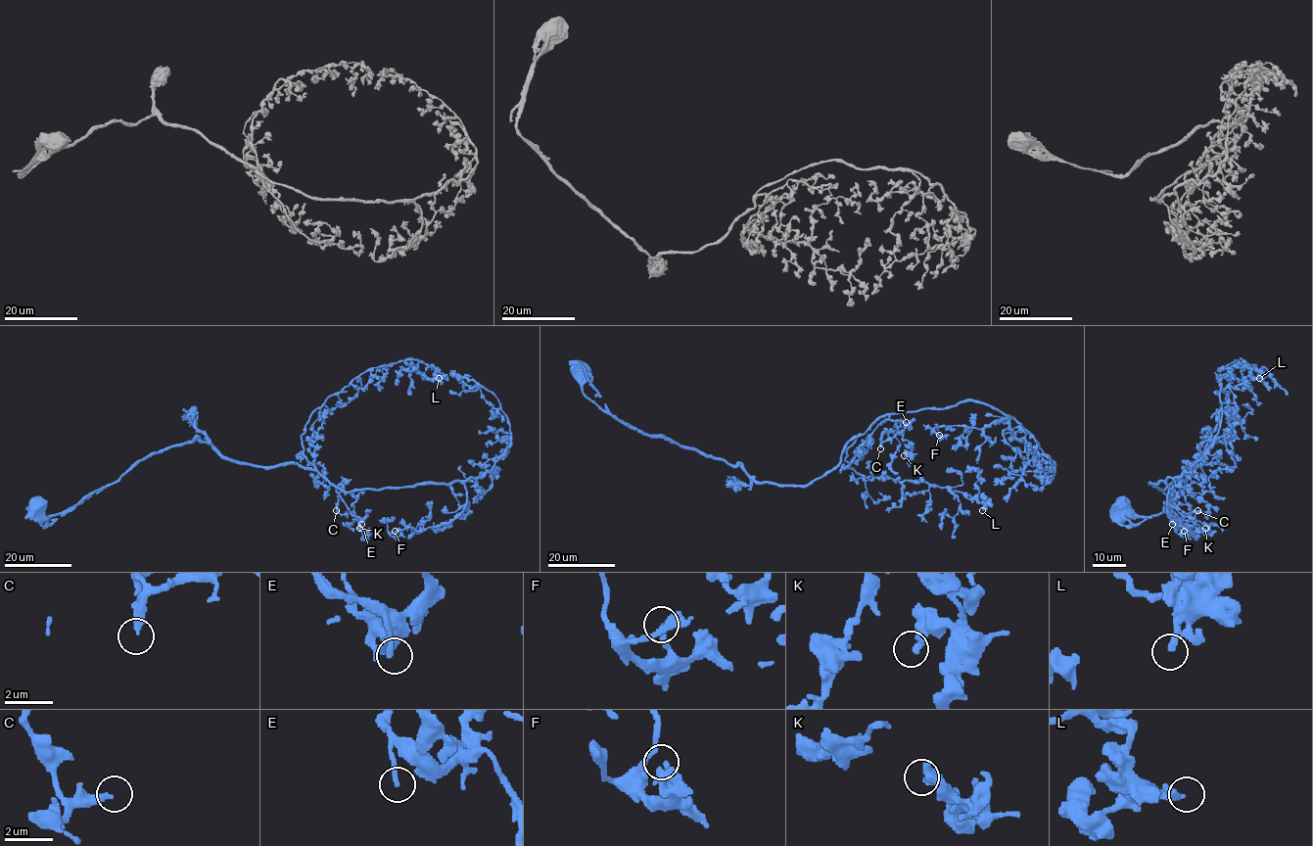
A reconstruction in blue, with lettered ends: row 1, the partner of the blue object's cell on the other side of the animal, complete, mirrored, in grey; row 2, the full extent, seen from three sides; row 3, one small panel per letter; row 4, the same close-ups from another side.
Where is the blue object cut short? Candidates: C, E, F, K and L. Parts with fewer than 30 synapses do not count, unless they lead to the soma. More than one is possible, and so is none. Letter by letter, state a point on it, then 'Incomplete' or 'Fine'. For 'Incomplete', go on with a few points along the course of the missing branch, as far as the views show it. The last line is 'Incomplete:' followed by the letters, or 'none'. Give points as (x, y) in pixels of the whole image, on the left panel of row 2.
C: Place: (336, 510). Incomplete. Course of what is missing: (336, 510), (321, 504), (316, 489), (308, 481), (306, 463), (312, 457)
E: Place: (361, 524). Incomplete. Course of what is missing: (361, 524), (377, 537)
F: Place: (395, 531). Fine
K: Place: (359, 528). Fine
L: Place: (439, 378). Fine
Incomplete: C, E

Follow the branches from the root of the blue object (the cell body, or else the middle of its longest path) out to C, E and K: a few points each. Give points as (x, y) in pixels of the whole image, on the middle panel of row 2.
C: (582, 374), (583, 393), (632, 428), (739, 463), (759, 482), (809, 484), (881, 417), (903, 421), (880, 448)
E: (582, 374), (583, 393), (632, 428), (739, 463), (759, 482), (809, 484), (881, 417), (906, 422)
K: (582, 374), (583, 393), (632, 428), (759, 482), (809, 484), (887, 414), (905, 423), (904, 455)

